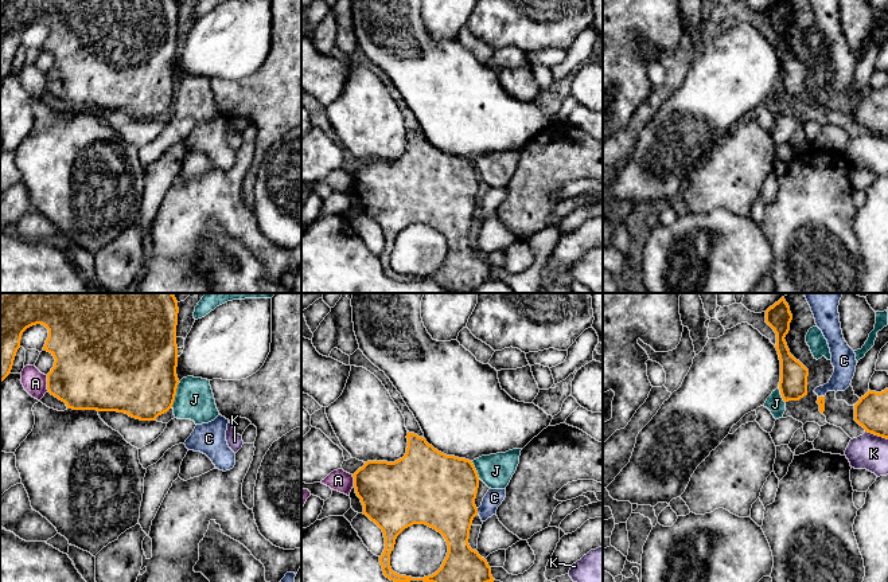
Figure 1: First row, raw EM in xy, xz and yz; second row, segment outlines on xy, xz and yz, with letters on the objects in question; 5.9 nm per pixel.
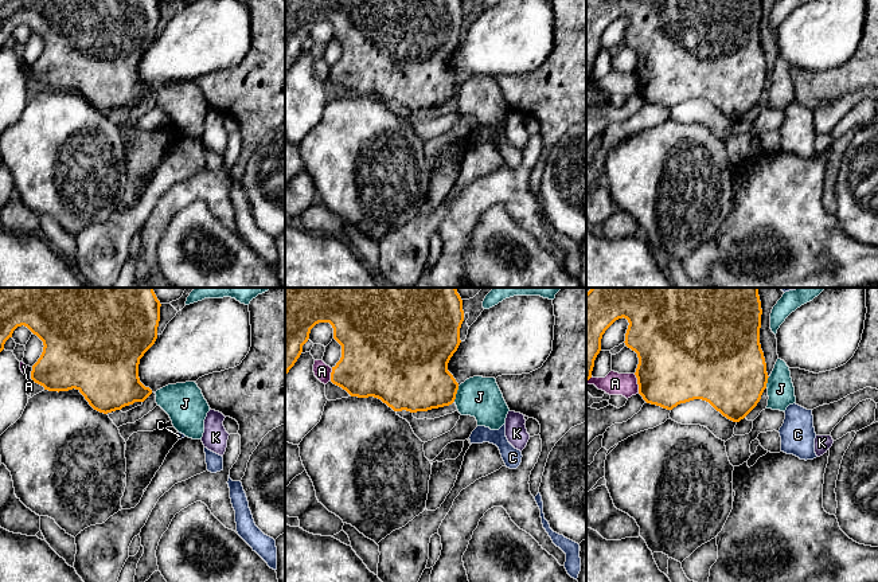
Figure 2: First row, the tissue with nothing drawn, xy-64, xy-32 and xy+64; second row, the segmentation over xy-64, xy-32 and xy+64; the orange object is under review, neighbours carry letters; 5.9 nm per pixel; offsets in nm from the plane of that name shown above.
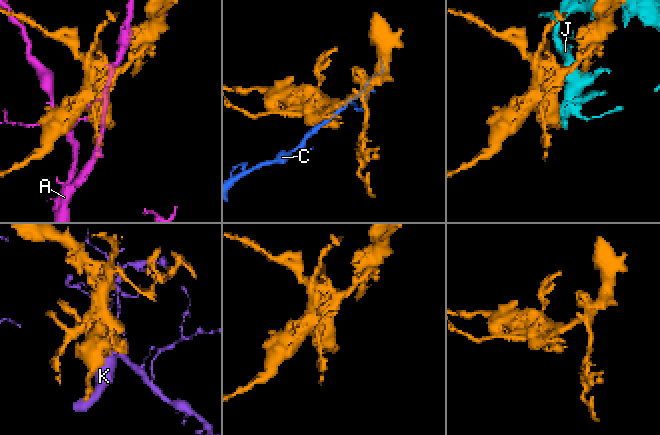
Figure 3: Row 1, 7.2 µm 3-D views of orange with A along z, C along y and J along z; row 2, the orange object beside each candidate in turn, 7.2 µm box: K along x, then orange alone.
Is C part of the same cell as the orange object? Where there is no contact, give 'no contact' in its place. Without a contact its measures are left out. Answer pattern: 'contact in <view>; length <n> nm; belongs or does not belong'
contact in xz; length 40 nm; does not belong

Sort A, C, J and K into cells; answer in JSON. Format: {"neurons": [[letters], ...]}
{"neurons": [["A"], ["C"], ["J"], ["K"]]}

